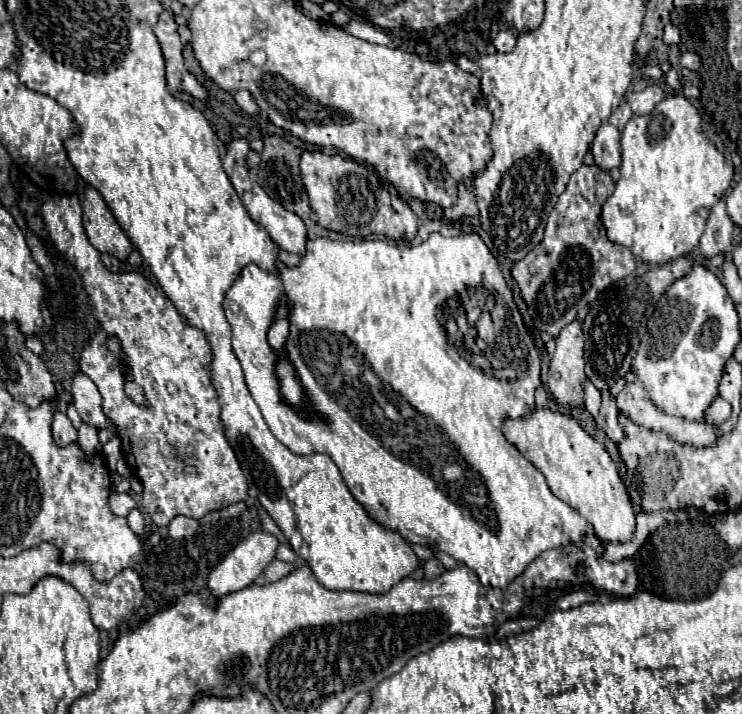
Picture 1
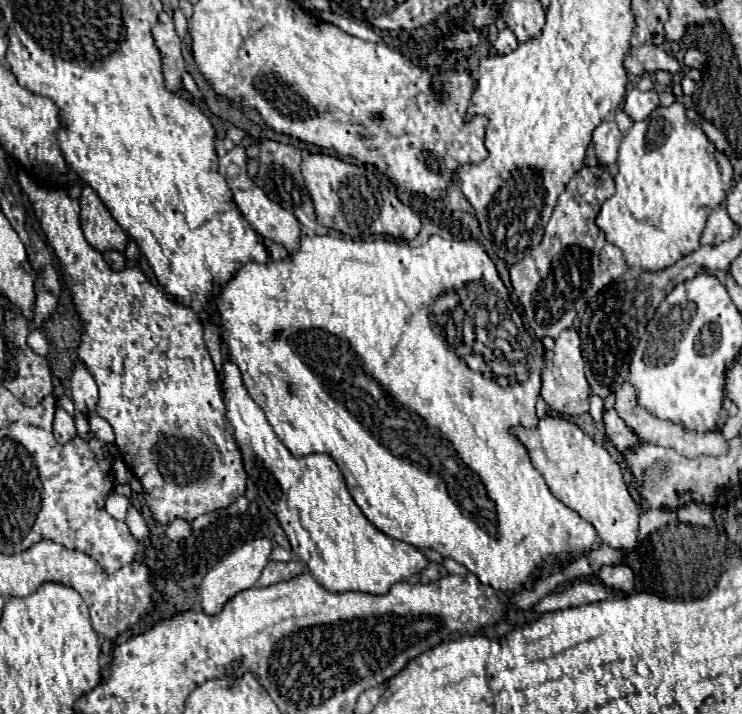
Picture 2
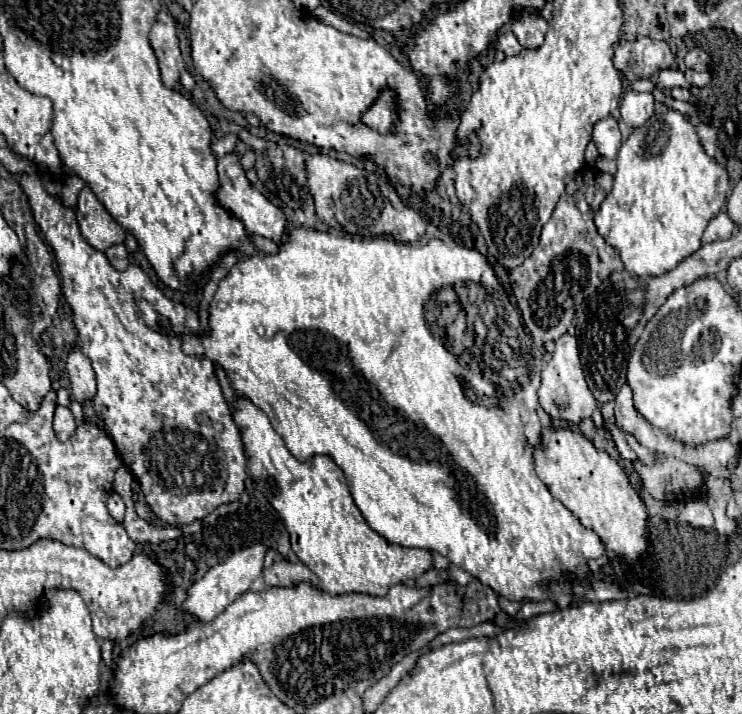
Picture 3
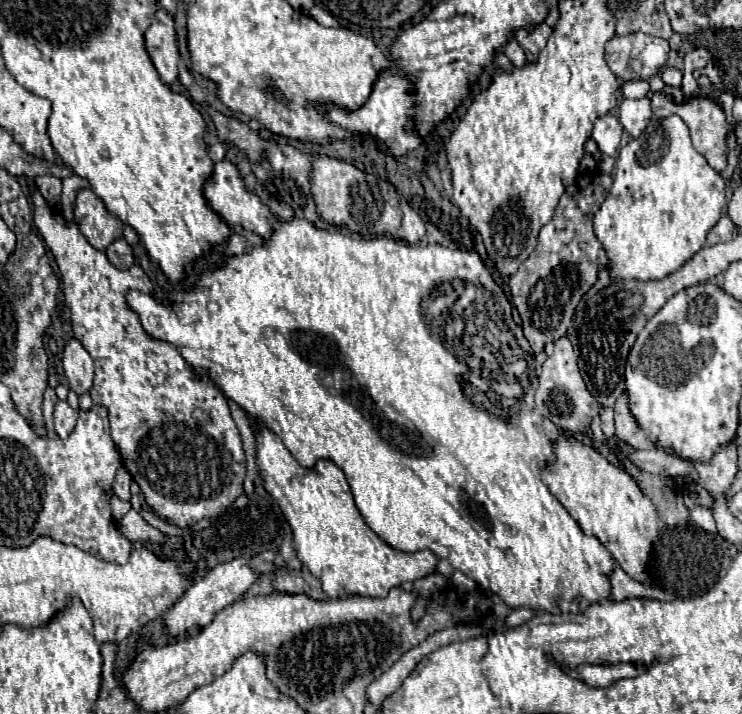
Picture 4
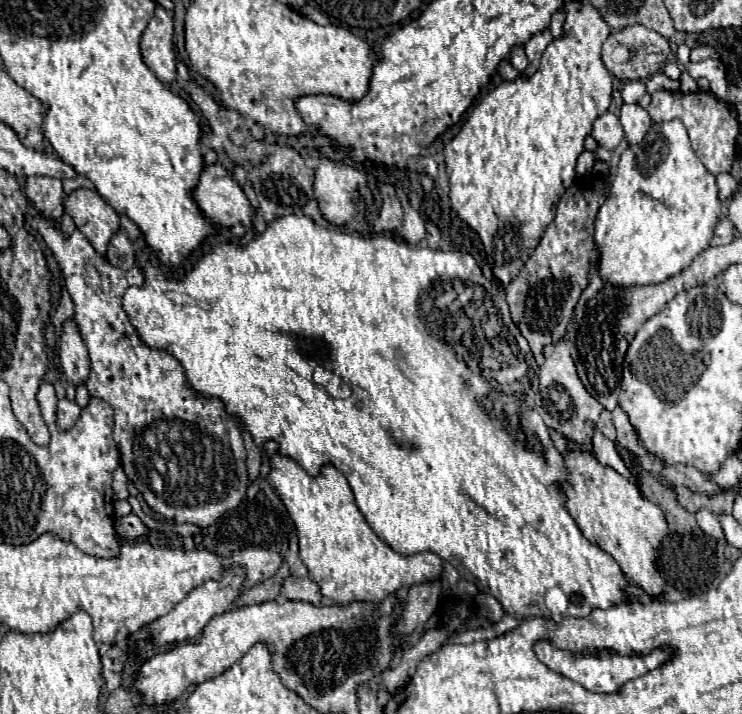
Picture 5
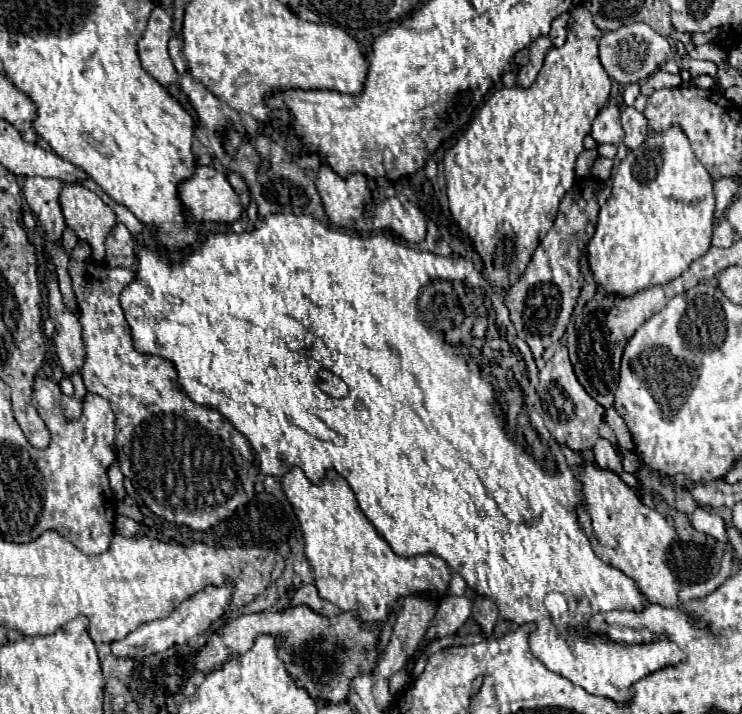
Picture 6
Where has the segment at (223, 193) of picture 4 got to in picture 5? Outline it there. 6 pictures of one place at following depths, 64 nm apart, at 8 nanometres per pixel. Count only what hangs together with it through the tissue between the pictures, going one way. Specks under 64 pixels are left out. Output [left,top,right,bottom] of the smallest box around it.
[194,164,256,228]

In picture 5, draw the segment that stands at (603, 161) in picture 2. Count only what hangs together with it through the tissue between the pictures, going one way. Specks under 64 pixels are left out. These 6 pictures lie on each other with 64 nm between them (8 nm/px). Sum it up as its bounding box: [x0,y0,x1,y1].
[592,112,624,150]

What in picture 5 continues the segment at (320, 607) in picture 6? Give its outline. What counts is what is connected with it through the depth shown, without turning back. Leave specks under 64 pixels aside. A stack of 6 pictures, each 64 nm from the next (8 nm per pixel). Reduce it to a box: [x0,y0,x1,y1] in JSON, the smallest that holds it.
[282,574,334,606]

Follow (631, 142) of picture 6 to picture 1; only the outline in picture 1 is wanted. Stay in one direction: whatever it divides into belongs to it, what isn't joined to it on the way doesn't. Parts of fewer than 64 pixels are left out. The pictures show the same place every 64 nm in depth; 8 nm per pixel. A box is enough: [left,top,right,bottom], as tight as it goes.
[628,84,666,116]

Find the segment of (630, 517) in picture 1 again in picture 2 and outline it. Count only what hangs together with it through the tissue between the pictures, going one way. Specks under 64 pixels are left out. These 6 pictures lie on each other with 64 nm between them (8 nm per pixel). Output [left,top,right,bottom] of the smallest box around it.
[510,414,638,550]

